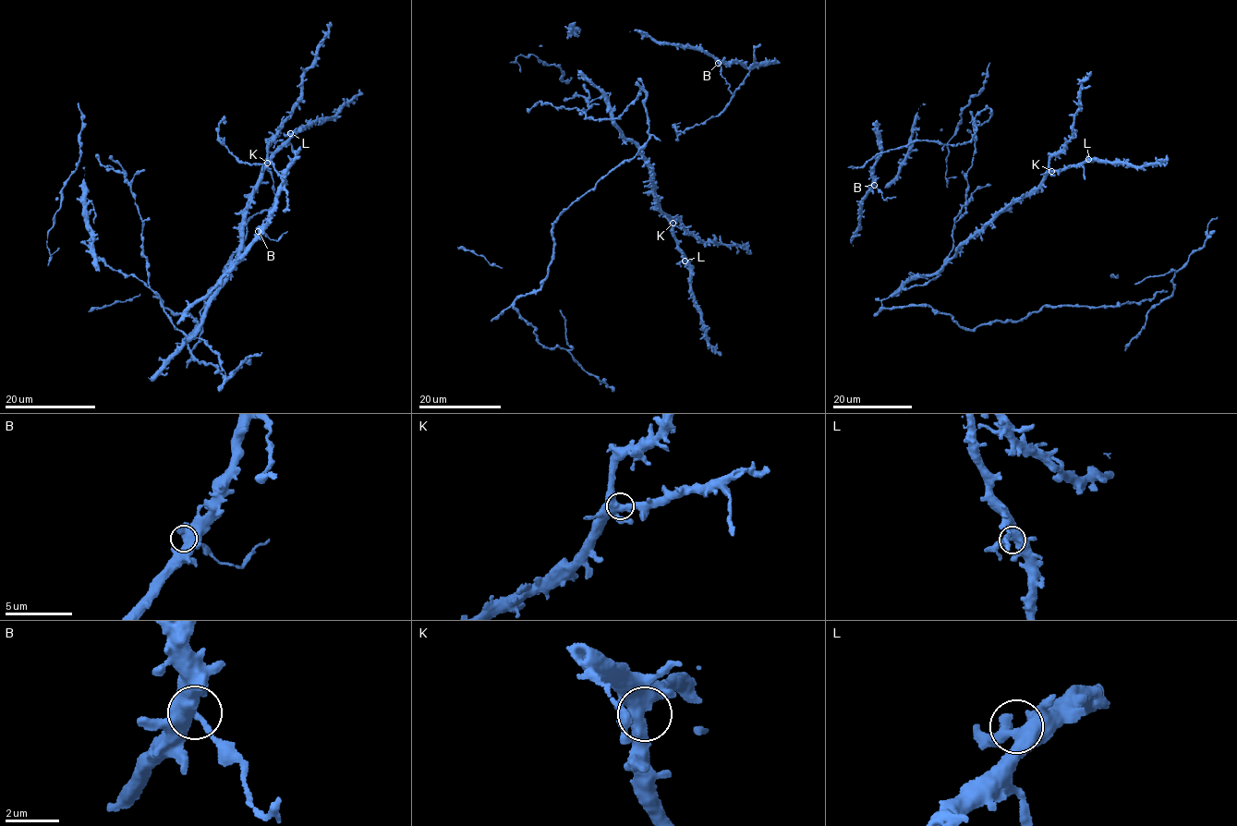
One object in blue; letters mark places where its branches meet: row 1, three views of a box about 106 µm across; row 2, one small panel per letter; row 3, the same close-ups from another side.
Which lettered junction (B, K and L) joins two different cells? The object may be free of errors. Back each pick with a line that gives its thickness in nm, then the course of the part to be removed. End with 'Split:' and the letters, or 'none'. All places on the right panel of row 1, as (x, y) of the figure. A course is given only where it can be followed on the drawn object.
B: 420 nm thick; foreign part runs (874, 185), (883, 200), (895, 196)
Split: B

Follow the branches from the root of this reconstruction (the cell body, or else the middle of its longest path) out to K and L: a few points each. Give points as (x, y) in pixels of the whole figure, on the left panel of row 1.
K: (230, 377), (217, 354), (195, 334), (209, 297), (224, 282), (237, 254), (245, 214), (267, 163)
L: (230, 377), (217, 354), (195, 334), (209, 297), (224, 282), (237, 254), (259, 176), (290, 133)

